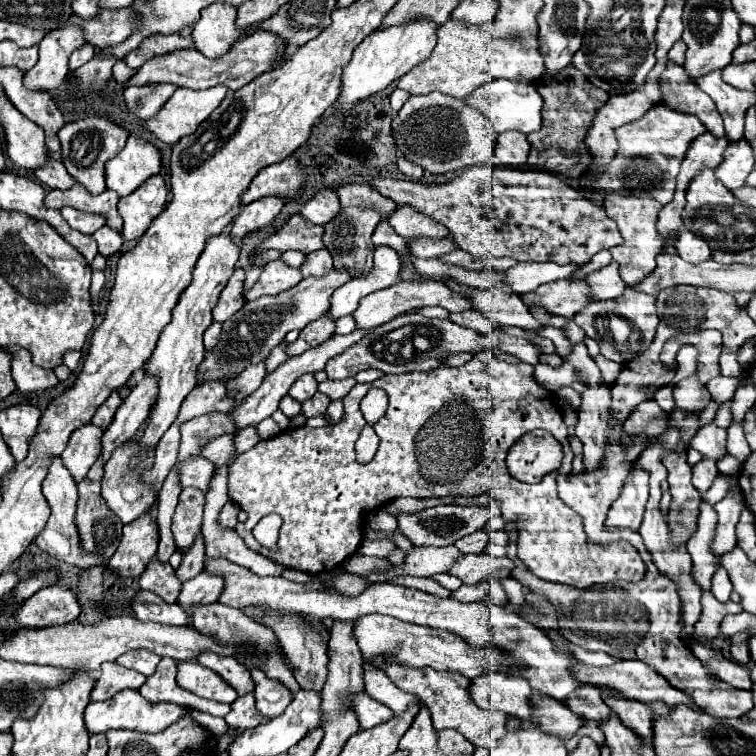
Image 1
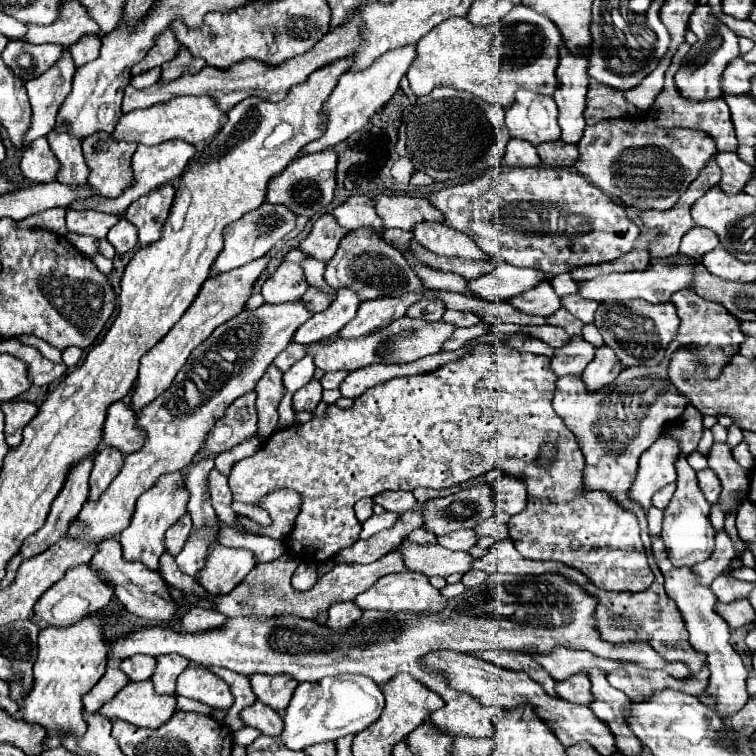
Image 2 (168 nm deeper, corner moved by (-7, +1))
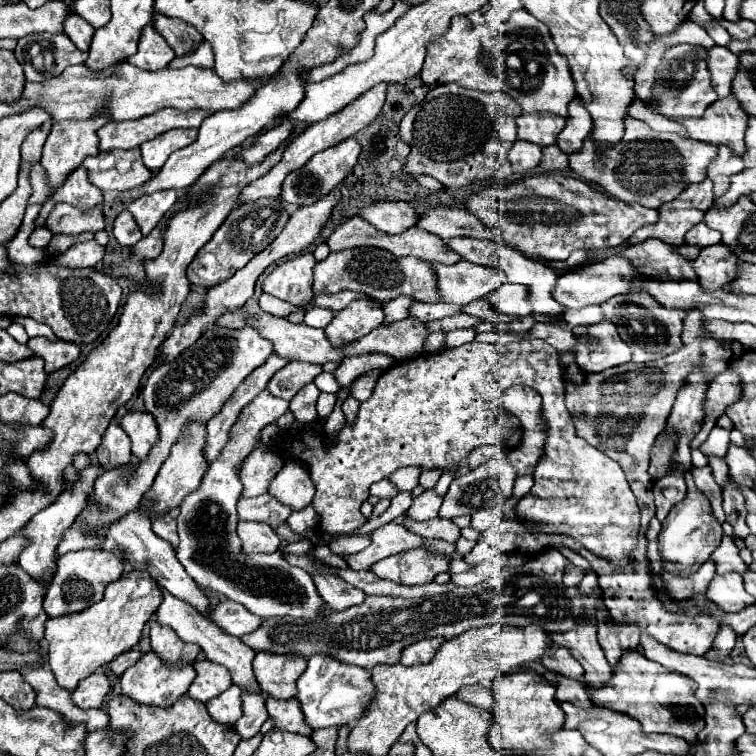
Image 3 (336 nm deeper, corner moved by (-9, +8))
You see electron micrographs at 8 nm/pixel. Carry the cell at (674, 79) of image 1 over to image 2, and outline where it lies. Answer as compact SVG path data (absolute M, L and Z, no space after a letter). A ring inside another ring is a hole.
M664 88L660 92L660 96L656 98L652 112L656 112L658 124L662 124L666 128L694 128L694 130L706 132L710 138L714 138L720 152L726 152L726 150L736 152L736 148L738 148L738 140L734 136L734 126L732 126L732 120L730 120L730 110L728 110L728 106L722 98L694 102L694 100L682 98L678 88L668 88L668 90Z

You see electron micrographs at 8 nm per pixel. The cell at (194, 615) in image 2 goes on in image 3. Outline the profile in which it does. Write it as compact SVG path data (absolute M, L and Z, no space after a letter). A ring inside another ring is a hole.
M228 599L220 601L220 605L212 609L210 619L222 631L226 631L230 635L236 635L236 637L256 631L260 627L260 623L262 623L262 619L252 615L252 613L248 613L248 609L244 609L244 605L228 601Z

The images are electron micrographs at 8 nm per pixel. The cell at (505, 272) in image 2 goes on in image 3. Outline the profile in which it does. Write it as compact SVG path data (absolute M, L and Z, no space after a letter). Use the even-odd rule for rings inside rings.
M458 261L454 265L430 263L430 267L436 273L438 297L442 303L466 305L492 293L500 283L506 281L502 271L468 261Z

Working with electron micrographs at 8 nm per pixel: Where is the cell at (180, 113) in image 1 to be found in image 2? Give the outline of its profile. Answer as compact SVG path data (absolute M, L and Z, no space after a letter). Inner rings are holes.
M178 96L170 100L170 104L154 104L154 108L144 108L124 114L116 124L114 138L126 142L138 142L146 146L156 146L166 140L180 138L184 142L198 146L210 140L220 130L224 116L226 114L222 114L218 104L214 104L214 100L210 100L208 96Z

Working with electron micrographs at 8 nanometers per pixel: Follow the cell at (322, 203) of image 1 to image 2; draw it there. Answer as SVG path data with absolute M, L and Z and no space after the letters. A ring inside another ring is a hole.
M350 196L344 204L340 204L332 212L332 216L346 230L354 230L354 228L360 228L360 226L370 226L378 232L384 230L382 220L374 212L372 198L368 198L368 196Z

